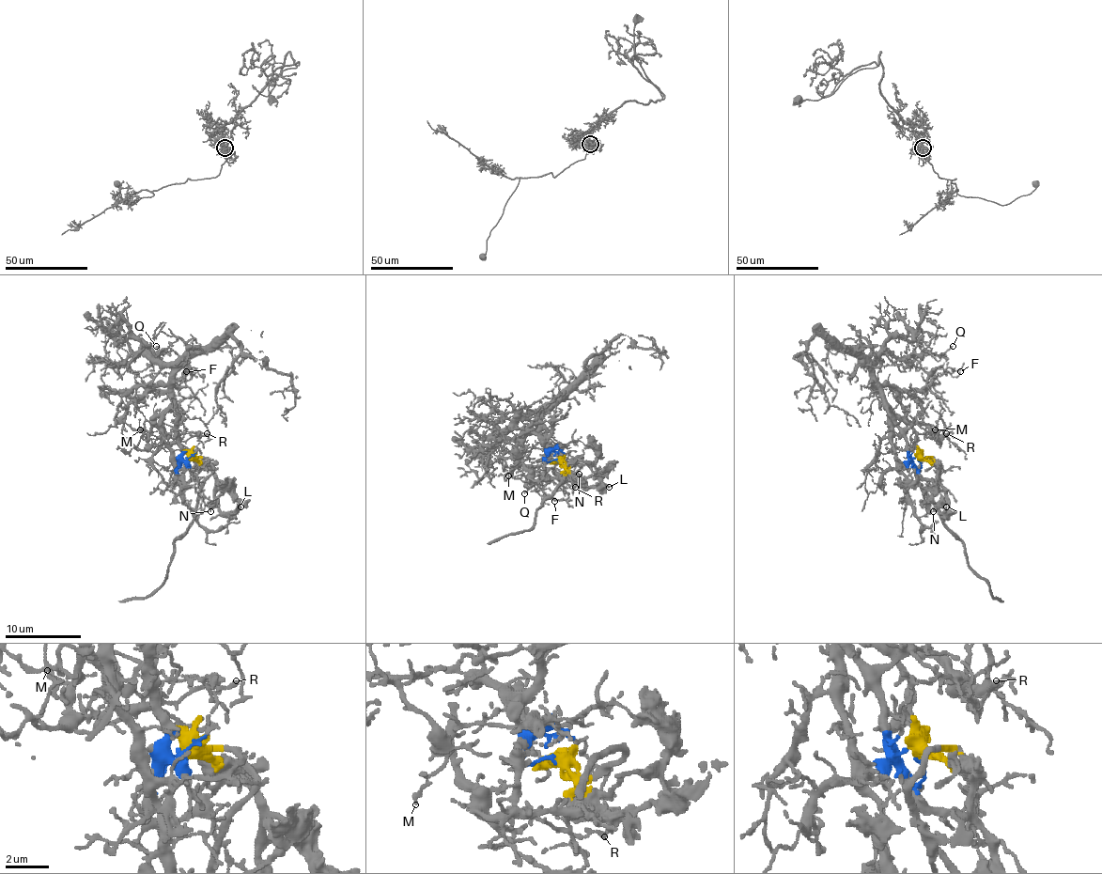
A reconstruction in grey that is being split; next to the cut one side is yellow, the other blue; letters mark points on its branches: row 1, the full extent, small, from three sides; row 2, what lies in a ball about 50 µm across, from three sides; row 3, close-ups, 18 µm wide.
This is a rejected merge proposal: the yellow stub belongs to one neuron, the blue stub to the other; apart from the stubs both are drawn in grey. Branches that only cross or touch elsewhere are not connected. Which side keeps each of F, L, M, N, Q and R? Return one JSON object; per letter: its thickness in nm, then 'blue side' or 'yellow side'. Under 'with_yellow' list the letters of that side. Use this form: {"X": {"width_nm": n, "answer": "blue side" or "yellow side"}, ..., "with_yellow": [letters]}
{"F": {"width_nm": 130, "answer": "blue side"}, "L": {"width_nm": 200, "answer": "yellow side"}, "M": {"width_nm": 200, "answer": "blue side"}, "N": {"width_nm": 280, "answer": "yellow side"}, "Q": {"width_nm": 150, "answer": "blue side"}, "R": {"width_nm": 200, "answer": "blue side"}, "with_yellow": ["L", "N"]}

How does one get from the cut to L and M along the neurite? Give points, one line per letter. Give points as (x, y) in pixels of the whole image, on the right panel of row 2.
L: (919, 461), (932, 461), (938, 467), (949, 508), (945, 512), (947, 507)
M: (919, 461), (909, 458), (904, 429), (889, 410), (923, 434), (936, 429)

